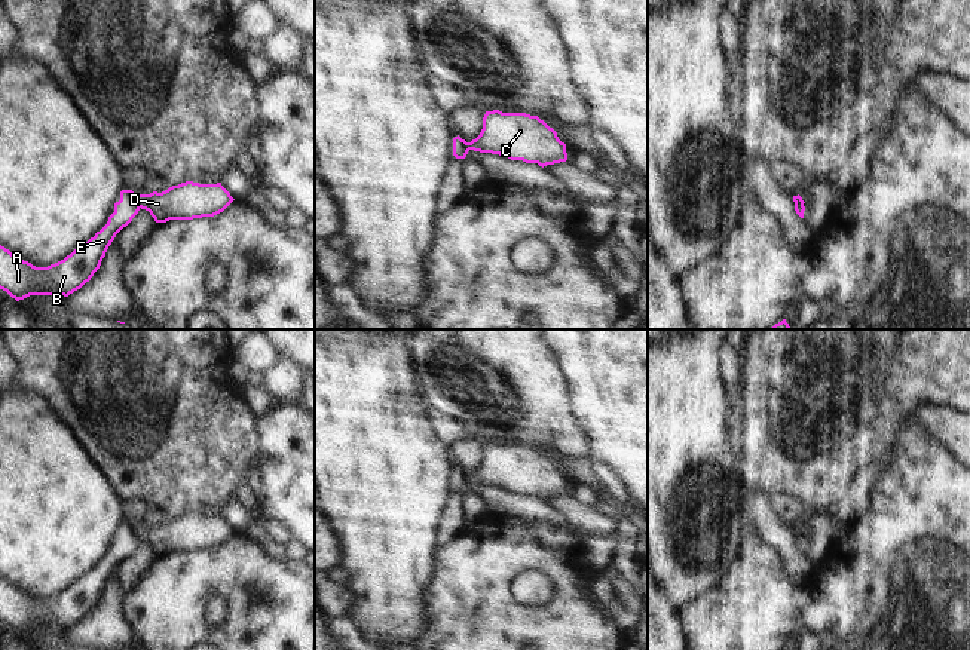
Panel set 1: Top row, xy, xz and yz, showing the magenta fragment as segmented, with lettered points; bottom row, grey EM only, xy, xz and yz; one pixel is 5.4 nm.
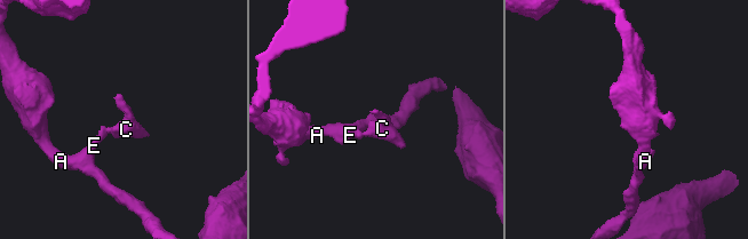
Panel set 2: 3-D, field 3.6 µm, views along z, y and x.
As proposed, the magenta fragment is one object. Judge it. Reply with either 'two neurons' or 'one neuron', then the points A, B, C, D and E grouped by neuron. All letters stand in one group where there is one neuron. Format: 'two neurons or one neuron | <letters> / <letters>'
two neurons | A B E / C D

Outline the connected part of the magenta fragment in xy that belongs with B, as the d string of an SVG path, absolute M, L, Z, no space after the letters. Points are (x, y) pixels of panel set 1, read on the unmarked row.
M122 522L107 557L64 592L36 600L0 577L0 622L16 634L30 628L68 629L91 613L116 567L138 546L132 522Z

